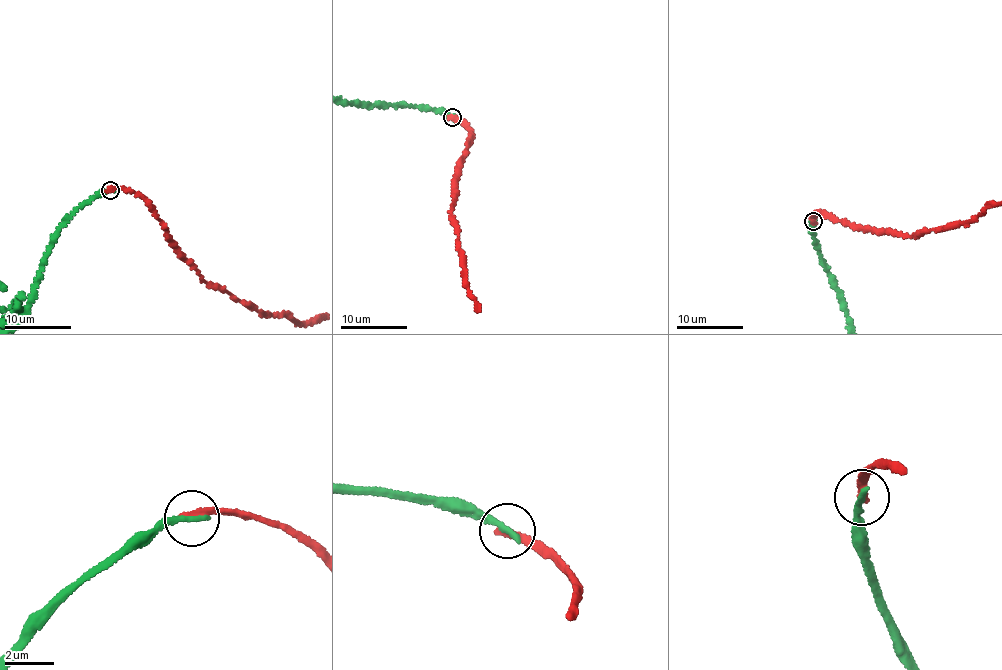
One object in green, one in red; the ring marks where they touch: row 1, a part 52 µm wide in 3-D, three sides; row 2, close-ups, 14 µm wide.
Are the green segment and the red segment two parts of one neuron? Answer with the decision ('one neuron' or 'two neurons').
two neurons

